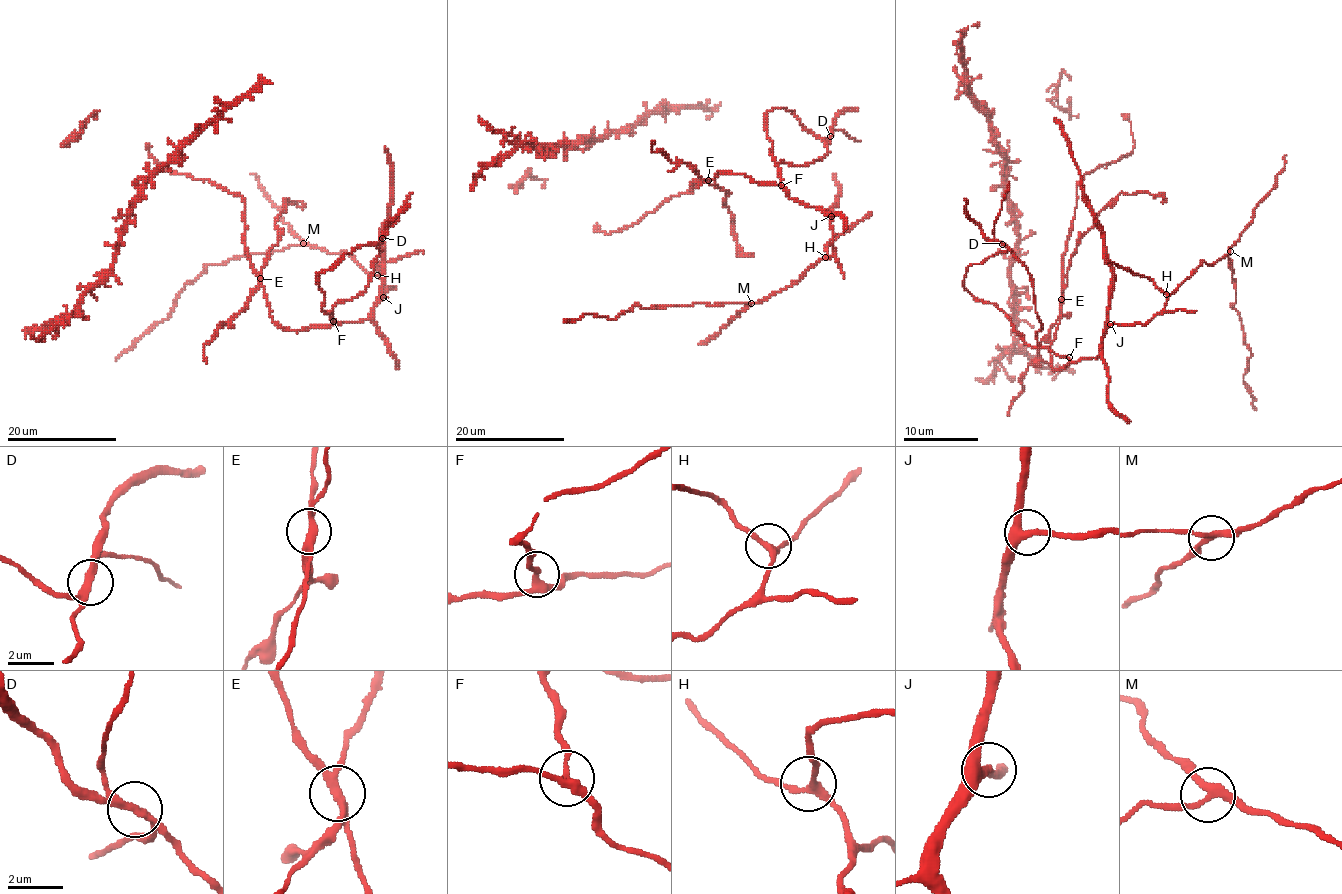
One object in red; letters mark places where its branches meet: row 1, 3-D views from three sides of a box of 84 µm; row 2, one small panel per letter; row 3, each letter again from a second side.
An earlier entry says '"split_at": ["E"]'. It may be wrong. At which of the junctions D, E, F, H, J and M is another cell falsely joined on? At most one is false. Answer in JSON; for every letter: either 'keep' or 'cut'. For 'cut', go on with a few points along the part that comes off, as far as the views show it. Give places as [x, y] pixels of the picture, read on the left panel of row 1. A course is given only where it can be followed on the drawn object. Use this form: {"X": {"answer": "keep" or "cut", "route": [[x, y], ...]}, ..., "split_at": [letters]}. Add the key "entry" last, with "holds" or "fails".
{"D": {"answer": "keep"}, "E": {"answer": "cut", "route": [[261, 279], [267, 253], [278, 242], [276, 220], [284, 202], [304, 207]]}, "F": {"answer": "keep"}, "H": {"answer": "keep"}, "J": {"answer": "keep"}, "M": {"answer": "keep"}, "split_at": ["E"], "entry": "holds"}

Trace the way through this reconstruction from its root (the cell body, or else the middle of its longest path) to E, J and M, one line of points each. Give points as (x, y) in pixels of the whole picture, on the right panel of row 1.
E: (1052, 365), (1050, 342), (1060, 322), (1061, 299)
J: (1052, 365), (1054, 371), (1058, 371), (1069, 363), (1095, 357), (1101, 350), (1103, 331), (1110, 324)
M: (1052, 365), (1058, 371), (1095, 357), (1112, 324), (1149, 322), (1204, 262), (1211, 266), (1230, 251)

